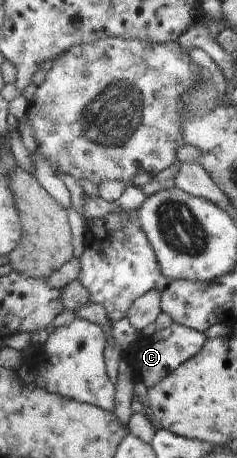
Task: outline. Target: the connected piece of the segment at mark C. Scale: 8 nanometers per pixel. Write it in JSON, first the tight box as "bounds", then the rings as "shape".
{"bounds":[124,322,205,391],"shape":[[[172,322],[168,327],[156,330],[150,336],[140,336],[137,342],[124,350],[124,360],[133,370],[134,380],[142,382],[147,391],[158,385],[165,375],[172,373],[181,363],[196,355],[205,343],[203,332]]]}

